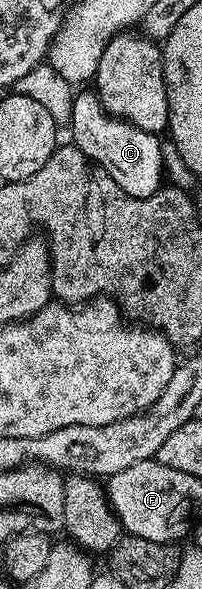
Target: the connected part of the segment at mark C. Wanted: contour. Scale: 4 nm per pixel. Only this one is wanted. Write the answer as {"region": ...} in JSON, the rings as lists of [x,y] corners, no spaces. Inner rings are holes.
{"region":[[[79,91],[71,99],[70,140],[92,163],[100,165],[125,191],[125,195],[148,197],[165,185],[165,170],[161,156],[161,141],[156,134],[141,131],[141,127],[111,116],[99,101],[98,93]]]}

